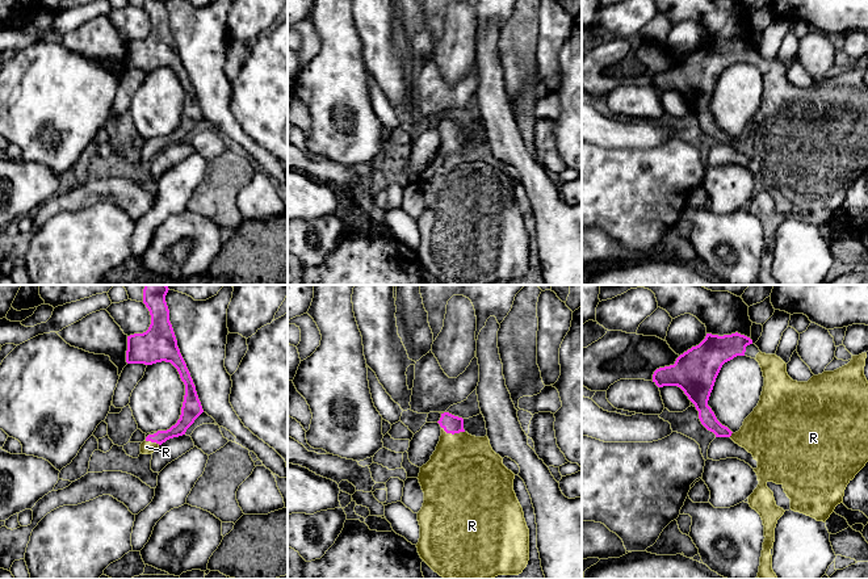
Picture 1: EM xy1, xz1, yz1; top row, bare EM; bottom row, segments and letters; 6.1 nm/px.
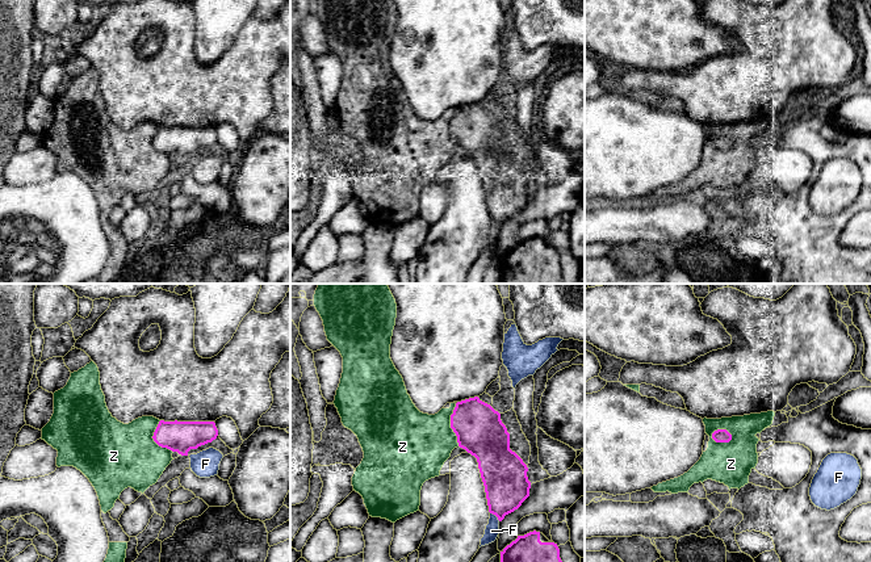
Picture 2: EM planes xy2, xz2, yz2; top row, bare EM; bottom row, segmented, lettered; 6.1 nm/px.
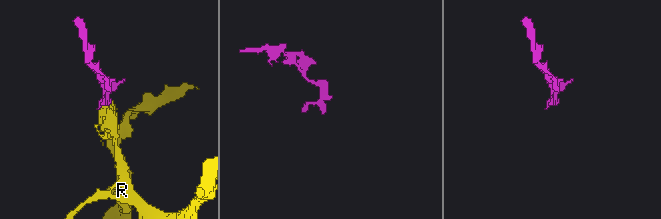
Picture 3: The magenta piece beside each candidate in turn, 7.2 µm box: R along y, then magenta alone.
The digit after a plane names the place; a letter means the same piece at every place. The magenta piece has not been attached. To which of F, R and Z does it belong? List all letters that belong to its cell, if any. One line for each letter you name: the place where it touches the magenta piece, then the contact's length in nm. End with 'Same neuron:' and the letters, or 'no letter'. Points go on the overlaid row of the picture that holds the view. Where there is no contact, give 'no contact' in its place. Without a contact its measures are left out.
R: meets magenta in xz1 at (452, 433); contact 150 nm long
Same neuron: R

